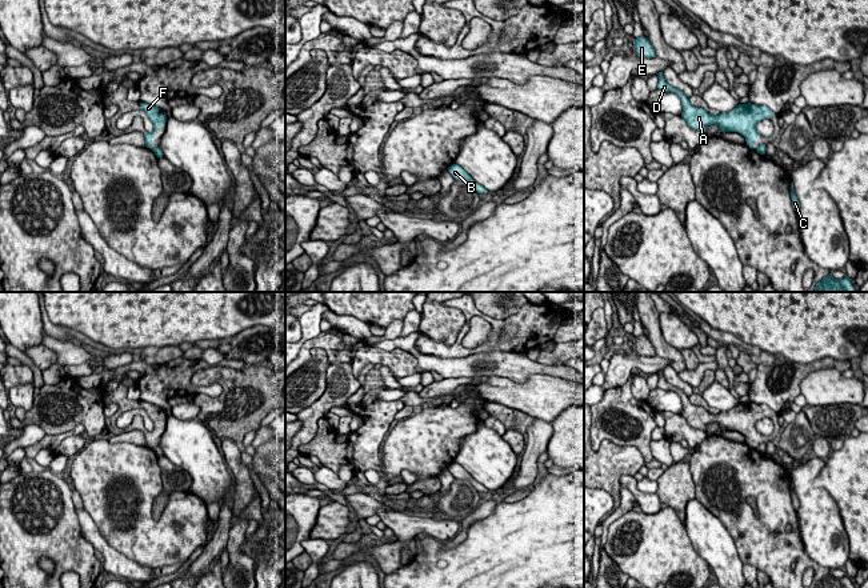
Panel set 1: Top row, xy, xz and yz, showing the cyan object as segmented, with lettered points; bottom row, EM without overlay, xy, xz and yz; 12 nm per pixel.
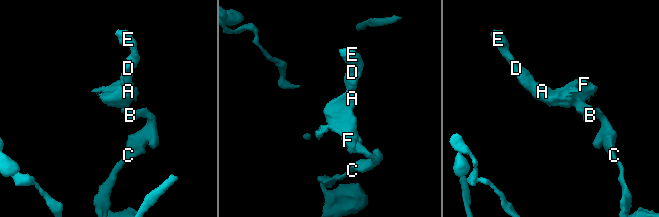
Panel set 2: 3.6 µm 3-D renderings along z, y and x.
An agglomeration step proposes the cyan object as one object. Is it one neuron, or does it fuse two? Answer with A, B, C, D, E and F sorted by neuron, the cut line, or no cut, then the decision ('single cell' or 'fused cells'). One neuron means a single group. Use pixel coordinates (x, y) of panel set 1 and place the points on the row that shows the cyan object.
groups A D E F / B C; cut yz (762, 144), (756, 150); fused cells

